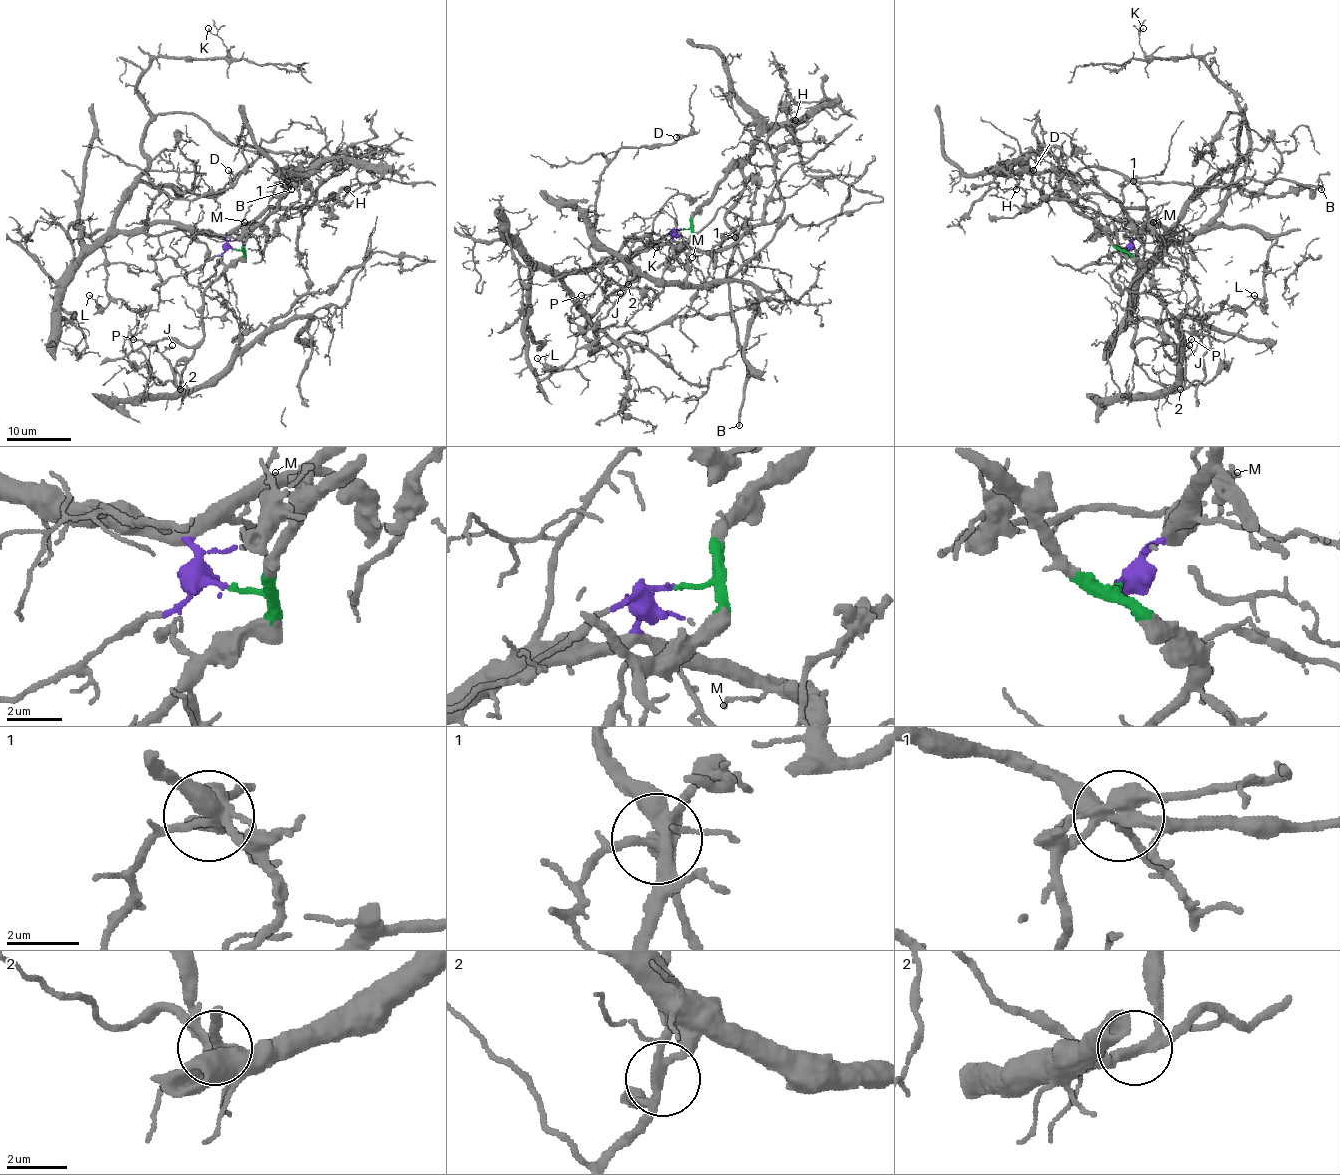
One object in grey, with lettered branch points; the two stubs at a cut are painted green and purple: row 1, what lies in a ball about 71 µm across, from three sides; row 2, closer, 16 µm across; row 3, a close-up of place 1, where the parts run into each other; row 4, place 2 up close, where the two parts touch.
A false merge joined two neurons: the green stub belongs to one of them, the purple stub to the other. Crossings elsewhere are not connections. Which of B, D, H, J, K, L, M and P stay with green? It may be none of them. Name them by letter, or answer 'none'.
B, H, J, P

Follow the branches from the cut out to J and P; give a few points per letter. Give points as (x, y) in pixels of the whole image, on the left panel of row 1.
J: (234, 249), (243, 254), (203, 291), (203, 338), (180, 381), (182, 392), (175, 369), (162, 353), (172, 345)
P: (234, 249), (243, 254), (203, 291), (203, 338), (196, 345), (183, 347), (172, 338), (151, 345), (133, 338)

